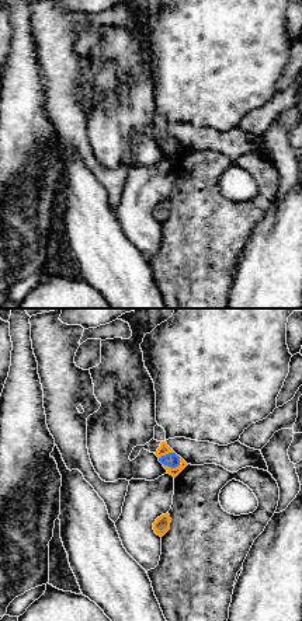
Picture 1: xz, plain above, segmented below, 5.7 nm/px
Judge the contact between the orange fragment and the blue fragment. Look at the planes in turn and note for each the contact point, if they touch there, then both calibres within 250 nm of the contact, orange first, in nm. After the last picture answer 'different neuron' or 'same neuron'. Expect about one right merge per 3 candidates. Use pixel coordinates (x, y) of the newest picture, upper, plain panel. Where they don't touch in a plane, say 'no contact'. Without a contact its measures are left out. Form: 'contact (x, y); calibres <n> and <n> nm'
contact (176, 153); calibres 50 and 90 nm

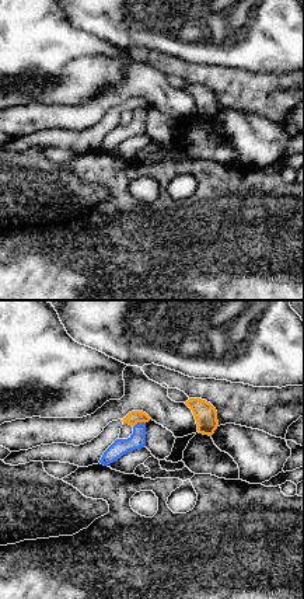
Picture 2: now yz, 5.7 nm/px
contact (139, 107); calibres 80 and 100 nm

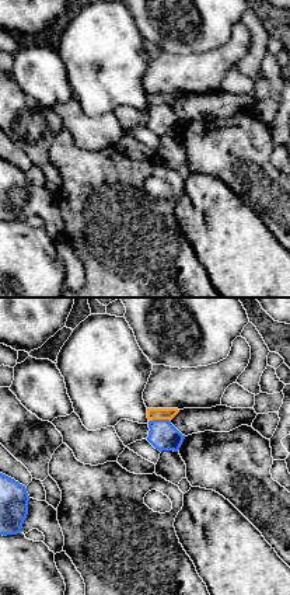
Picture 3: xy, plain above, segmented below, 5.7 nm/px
contact (159, 104); calibres 60 and 170 nm

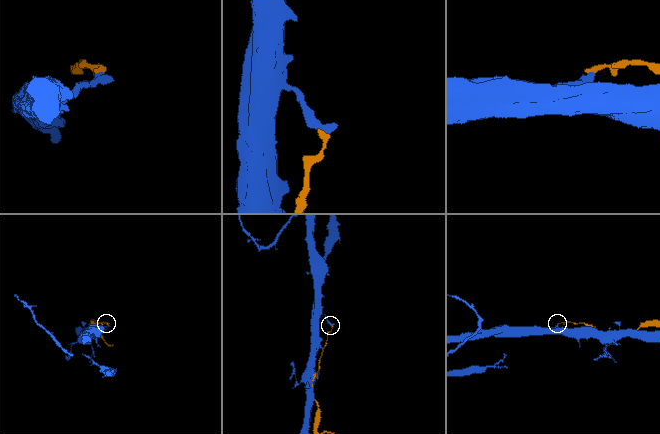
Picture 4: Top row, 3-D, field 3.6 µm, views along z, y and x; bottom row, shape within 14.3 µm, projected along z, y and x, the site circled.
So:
different neuron

